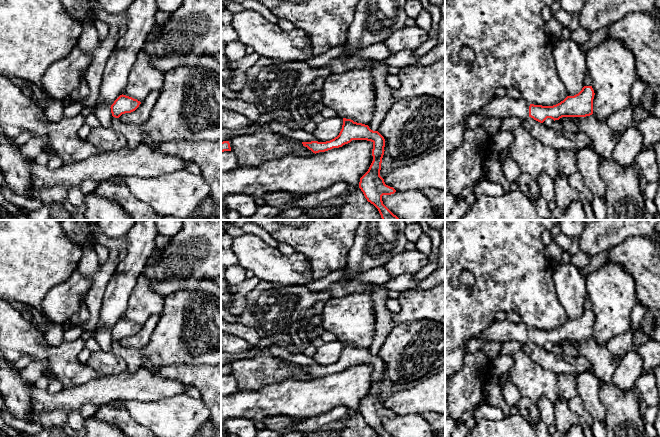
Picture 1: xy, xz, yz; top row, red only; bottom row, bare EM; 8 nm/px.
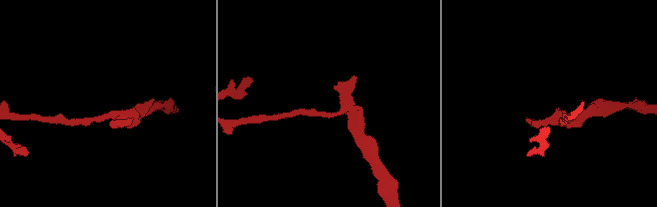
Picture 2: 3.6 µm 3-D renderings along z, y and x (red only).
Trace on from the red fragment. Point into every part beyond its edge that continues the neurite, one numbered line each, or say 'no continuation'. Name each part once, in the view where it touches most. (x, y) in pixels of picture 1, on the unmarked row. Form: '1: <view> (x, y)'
1: yz (504, 331)

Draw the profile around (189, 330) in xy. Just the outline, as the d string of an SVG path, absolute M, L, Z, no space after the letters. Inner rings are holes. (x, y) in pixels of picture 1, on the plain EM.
M198 290L169 294L164 298L163 310L151 340L144 348L125 349L113 341L111 351L125 360L129 372L143 368L147 360L151 367L216 365L221 362L221 298Z

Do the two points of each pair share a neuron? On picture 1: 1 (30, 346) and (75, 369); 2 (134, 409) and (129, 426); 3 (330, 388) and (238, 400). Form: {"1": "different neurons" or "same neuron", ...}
{"1": "same neuron", "2": "different neurons", "3": "same neuron"}

